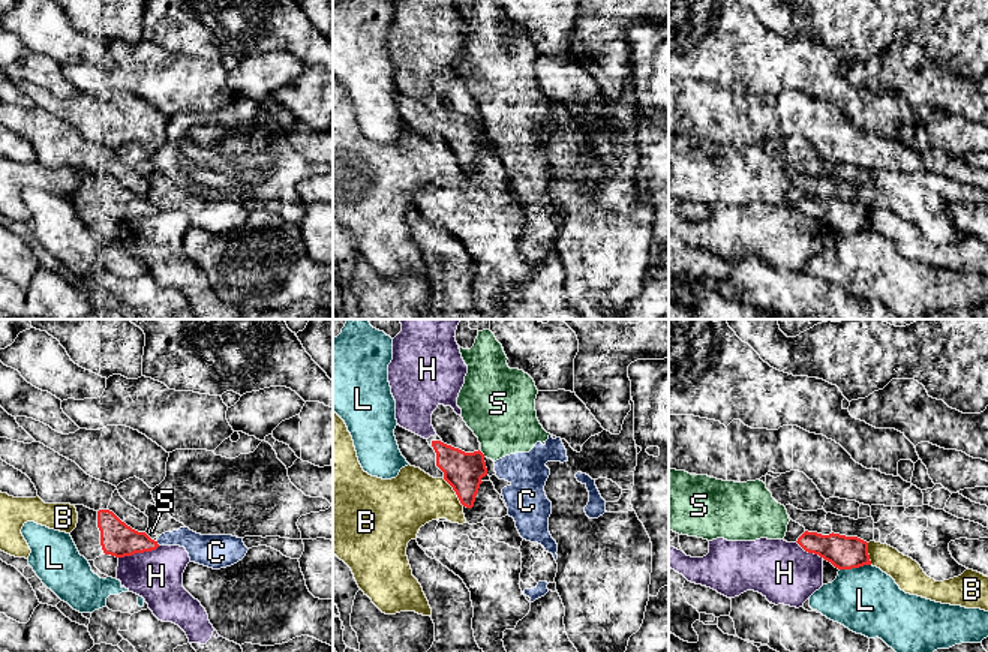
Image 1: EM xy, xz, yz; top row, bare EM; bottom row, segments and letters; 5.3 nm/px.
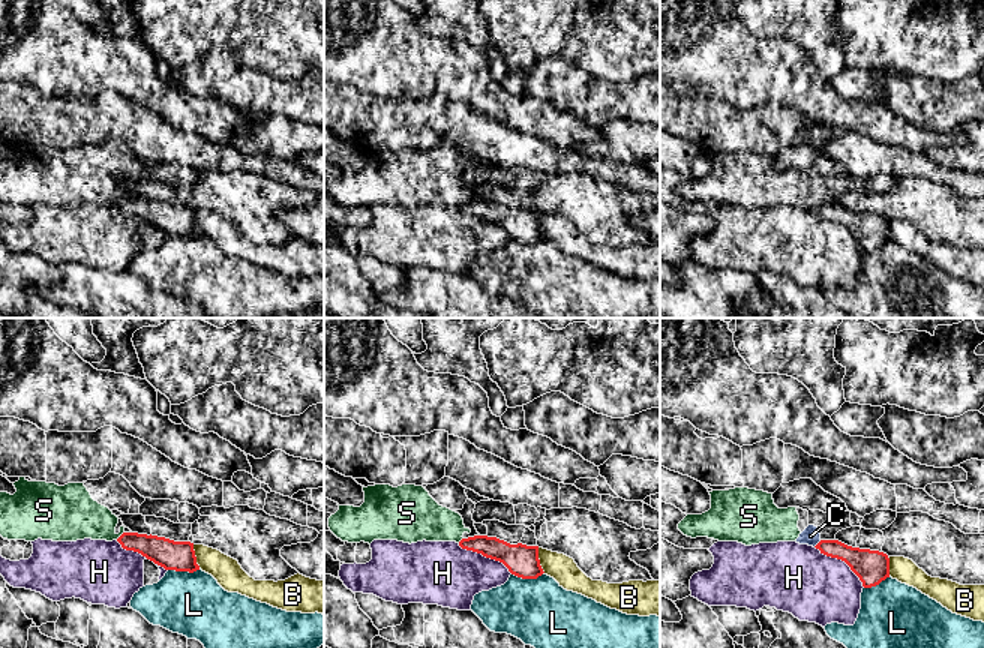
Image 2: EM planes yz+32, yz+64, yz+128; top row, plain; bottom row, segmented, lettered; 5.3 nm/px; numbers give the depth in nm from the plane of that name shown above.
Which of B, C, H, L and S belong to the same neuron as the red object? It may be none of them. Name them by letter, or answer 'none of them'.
none of them

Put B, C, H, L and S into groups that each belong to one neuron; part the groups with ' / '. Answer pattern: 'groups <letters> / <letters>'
groups B / C S / H / L

